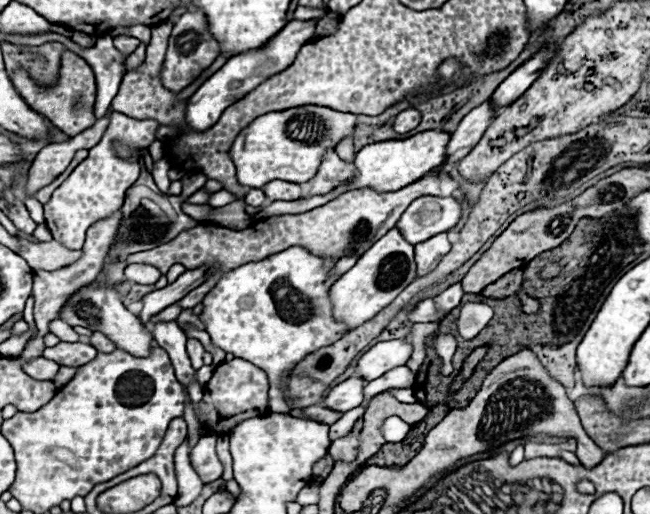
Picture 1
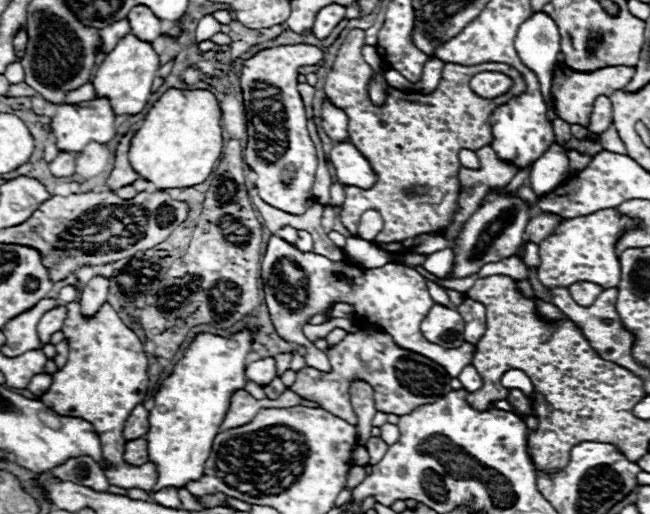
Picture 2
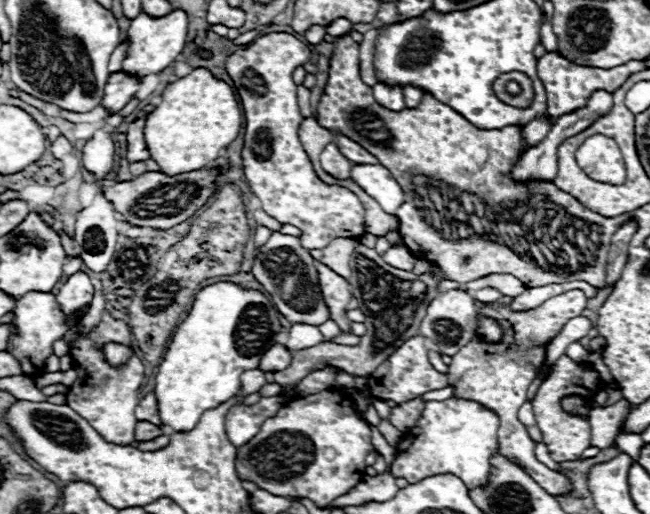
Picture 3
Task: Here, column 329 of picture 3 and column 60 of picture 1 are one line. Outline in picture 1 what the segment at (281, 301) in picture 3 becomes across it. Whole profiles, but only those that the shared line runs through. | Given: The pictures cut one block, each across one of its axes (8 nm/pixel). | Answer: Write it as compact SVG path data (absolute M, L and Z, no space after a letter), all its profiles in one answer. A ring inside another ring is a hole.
M94 284L82 286L78 292L74 292L66 304L60 310L60 320L64 320L70 326L84 326L90 330L104 332L110 340L116 342L118 348L134 354L134 356L146 356L150 352L152 334L146 330L146 326L140 324L140 320L128 312L114 288L100 288Z

